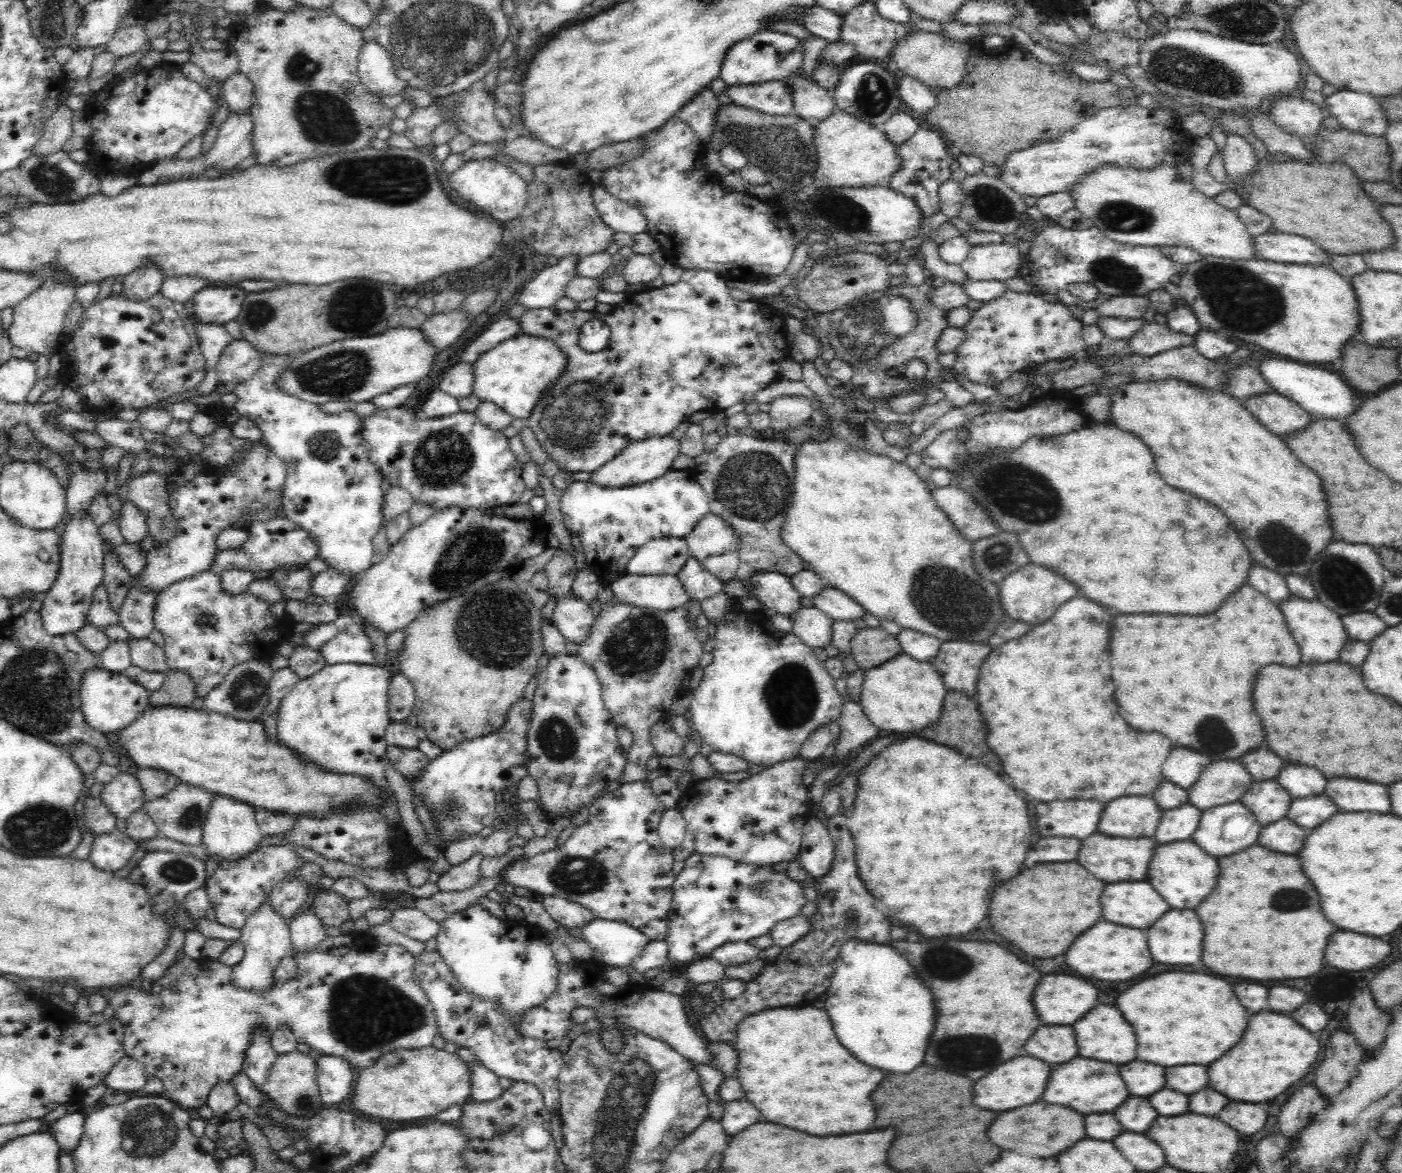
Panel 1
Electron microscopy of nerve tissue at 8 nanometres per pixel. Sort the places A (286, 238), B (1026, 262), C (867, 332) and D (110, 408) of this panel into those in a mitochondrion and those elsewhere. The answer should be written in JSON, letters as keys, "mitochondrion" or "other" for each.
{"A":"other","B":"other","C":"mitochondrion","D":"other"}

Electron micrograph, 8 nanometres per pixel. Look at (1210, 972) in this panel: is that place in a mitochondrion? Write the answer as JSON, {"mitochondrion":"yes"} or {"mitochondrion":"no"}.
{"mitochondrion":"no"}

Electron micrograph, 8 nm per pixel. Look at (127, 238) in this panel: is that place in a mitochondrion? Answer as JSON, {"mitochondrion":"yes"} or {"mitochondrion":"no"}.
{"mitochondrion":"no"}

